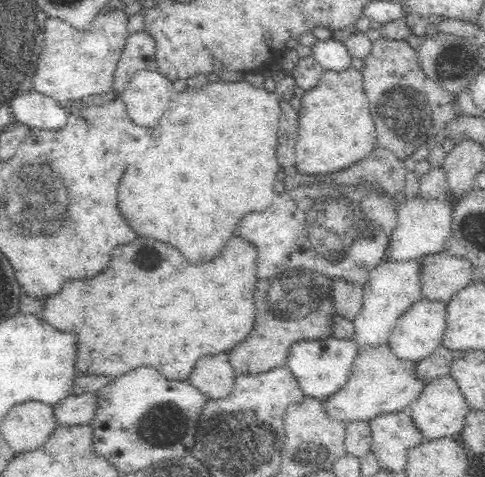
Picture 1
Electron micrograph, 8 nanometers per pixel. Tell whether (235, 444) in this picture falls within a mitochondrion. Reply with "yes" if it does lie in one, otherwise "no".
yes

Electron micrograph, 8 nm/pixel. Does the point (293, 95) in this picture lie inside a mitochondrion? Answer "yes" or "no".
no

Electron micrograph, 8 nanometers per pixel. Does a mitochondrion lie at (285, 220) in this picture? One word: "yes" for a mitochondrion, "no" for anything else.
no

